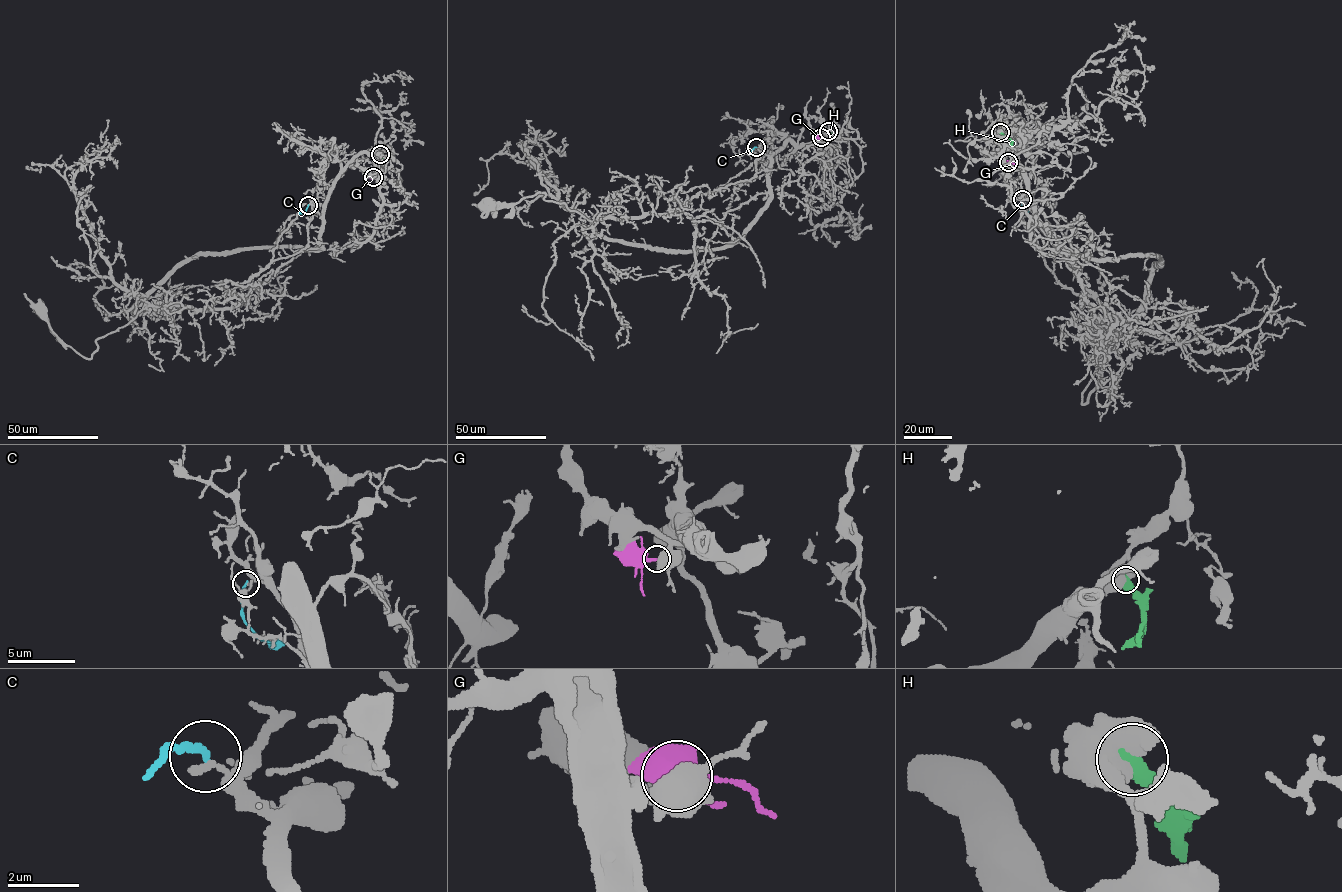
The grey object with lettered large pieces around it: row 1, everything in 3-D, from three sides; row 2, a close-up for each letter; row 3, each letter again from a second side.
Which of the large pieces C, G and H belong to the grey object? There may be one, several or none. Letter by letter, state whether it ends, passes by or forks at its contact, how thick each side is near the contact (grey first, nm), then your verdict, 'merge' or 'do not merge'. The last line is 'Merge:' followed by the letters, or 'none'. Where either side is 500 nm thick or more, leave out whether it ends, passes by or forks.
C: it ends; calibres 260 and 160 nm; do not merge
G: calibres 500 and 280 nm; do not merge
H: calibres 1000 and 480 nm; do not merge
Merge: none

